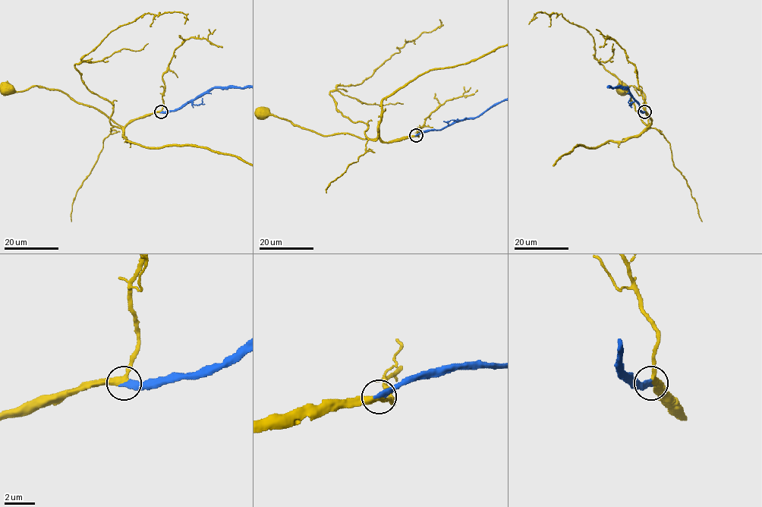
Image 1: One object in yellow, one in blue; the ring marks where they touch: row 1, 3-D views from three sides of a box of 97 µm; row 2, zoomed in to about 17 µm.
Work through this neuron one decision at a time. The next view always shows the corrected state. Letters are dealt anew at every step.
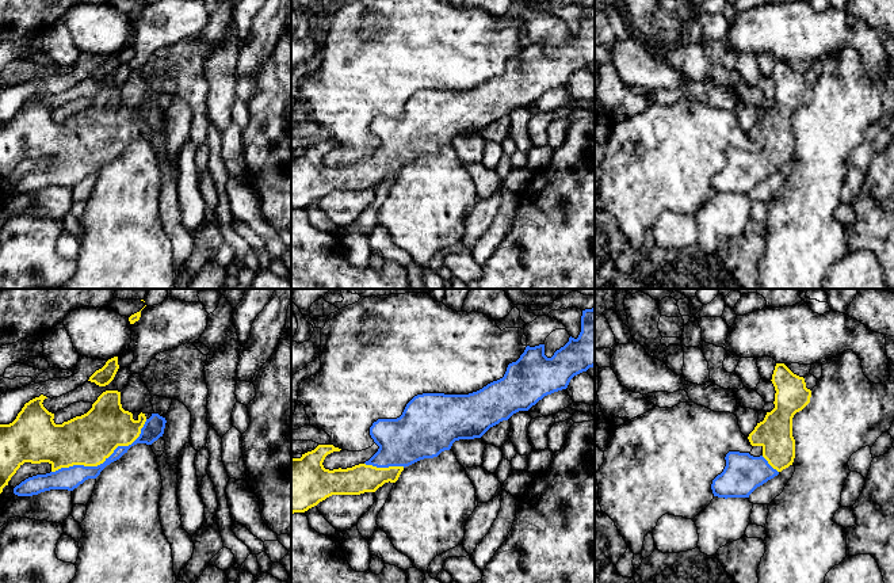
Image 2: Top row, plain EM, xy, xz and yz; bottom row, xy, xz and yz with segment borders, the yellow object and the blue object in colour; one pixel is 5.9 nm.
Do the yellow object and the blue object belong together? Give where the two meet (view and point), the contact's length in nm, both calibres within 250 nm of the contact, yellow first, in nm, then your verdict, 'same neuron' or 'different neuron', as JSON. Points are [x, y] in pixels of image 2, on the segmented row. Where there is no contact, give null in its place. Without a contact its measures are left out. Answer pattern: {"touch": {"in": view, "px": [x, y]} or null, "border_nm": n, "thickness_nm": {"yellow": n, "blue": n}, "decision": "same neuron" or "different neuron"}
{"touch": {"in": "xy", "px": [103, 461]}, "border_nm": 650, "thickness_nm": {"yellow": 300, "blue": 130}, "decision": "same neuron"}

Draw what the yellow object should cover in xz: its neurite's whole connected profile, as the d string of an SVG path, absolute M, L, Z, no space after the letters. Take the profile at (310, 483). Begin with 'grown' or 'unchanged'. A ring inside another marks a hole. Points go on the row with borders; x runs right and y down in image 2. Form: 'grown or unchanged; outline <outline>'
grown; outline M595 308L582 310L581 332L577 339L569 338L569 342L557 350L551 358L545 355L545 344L535 347L527 346L516 362L508 365L503 378L493 381L482 389L469 395L444 395L423 393L414 396L405 407L402 415L397 419L378 419L370 427L370 435L379 446L378 451L364 464L347 469L325 469L322 462L325 457L341 449L333 445L318 445L314 450L302 454L301 458L291 457L291 514L305 512L332 495L360 495L375 492L385 483L396 483L405 466L409 466L424 458L438 457L442 451L450 450L452 443L459 439L481 438L490 427L503 420L508 420L519 411L528 411L545 396L566 389L570 380L595 366Z

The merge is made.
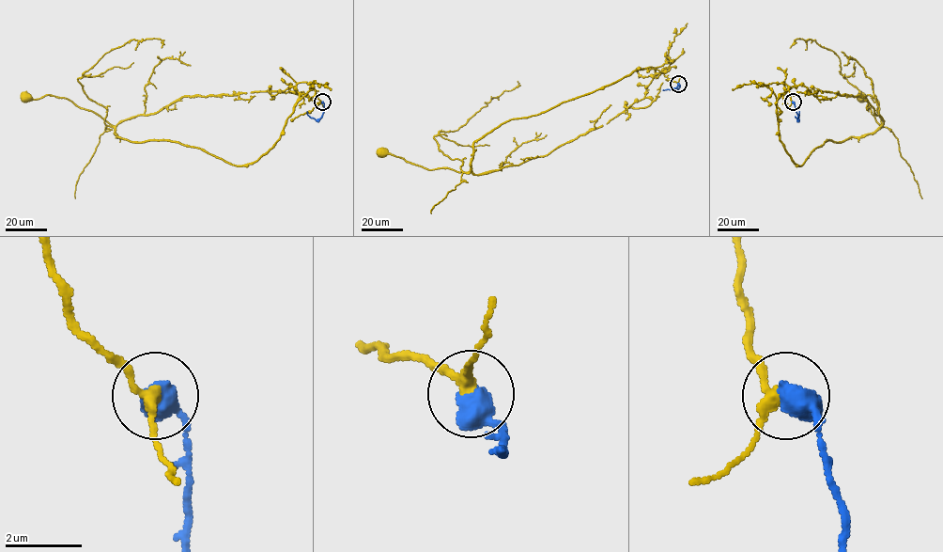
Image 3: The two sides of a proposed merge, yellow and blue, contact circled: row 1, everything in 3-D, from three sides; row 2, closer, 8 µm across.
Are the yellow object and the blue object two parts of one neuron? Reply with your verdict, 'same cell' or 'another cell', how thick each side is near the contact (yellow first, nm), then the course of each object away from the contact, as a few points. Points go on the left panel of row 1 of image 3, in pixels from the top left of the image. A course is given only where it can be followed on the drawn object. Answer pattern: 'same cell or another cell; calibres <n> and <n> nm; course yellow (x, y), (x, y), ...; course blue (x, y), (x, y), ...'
same cell; calibres 240 and 700 nm; course yellow (322, 102), (298, 83), (280, 139), (236, 165), (171, 141), (121, 138), (67, 99), (25, 97); course blue (322, 102), (324, 111), (320, 118), (311, 118), (307, 111)

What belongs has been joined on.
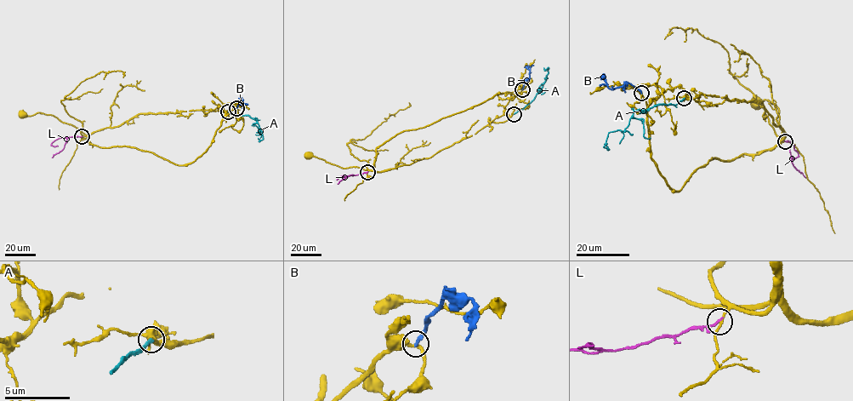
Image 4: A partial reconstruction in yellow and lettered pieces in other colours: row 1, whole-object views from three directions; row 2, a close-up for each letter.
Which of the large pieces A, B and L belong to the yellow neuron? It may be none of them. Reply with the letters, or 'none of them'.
A

